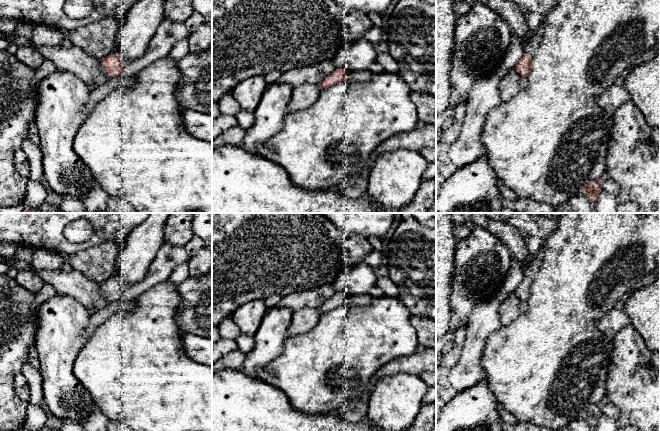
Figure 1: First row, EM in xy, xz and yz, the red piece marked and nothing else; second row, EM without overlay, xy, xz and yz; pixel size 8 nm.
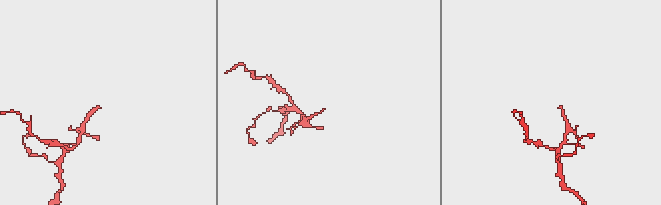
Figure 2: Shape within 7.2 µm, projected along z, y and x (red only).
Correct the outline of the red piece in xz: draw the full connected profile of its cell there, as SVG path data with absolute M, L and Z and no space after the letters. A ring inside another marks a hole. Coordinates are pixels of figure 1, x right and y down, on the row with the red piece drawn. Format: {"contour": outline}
{"contour": "M336 69L332 74L319 82L319 86L324 90L341 82L346 82L347 80L355 83L366 83L369 82L375 74L376 73L370 70L351 71L349 73L346 69Z"}

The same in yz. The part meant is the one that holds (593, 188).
{"contour": "M591 180L587 183L587 185L582 189L581 192L584 193L592 203L594 203L597 200L601 190L602 188L600 181Z"}

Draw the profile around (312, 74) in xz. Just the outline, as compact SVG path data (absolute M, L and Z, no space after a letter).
M323 61L319 64L308 65L303 68L294 68L283 72L277 83L289 84L298 87L303 84L319 84L325 77L336 70L335 61Z

